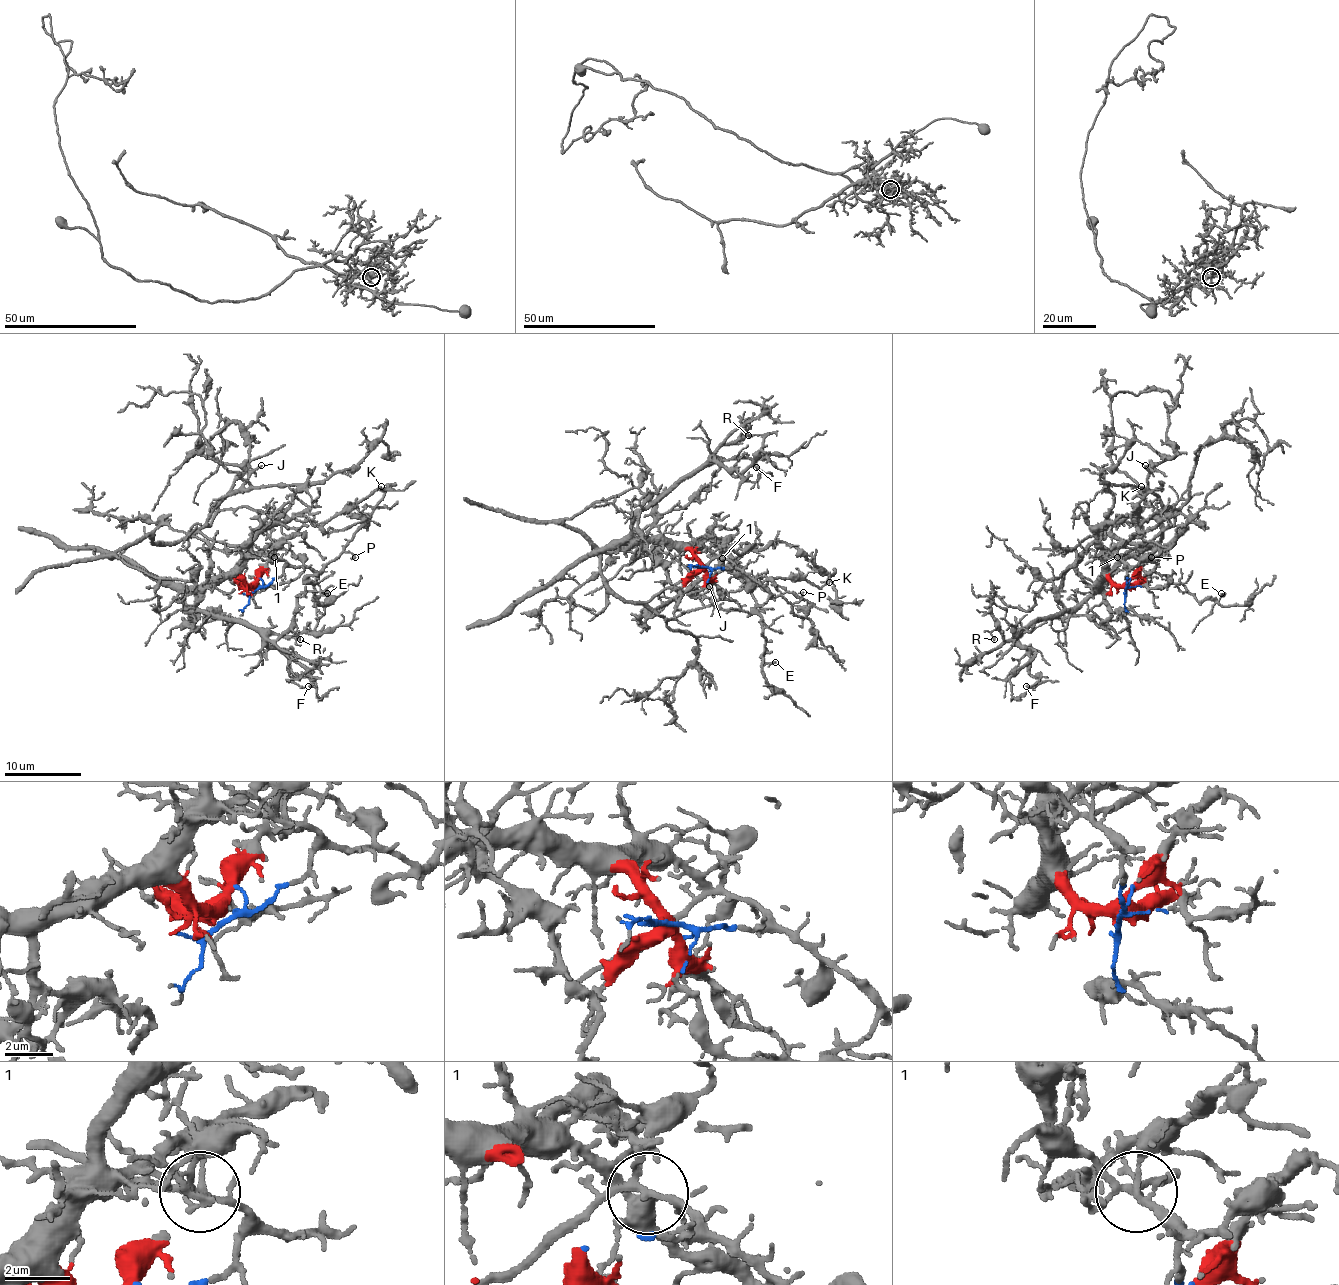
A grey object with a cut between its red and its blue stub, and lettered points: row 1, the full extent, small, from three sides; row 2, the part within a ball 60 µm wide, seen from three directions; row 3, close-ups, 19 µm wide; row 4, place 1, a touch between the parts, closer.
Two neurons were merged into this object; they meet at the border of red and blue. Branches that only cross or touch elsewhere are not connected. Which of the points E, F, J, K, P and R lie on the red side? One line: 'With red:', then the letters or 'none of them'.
With red: F, R

